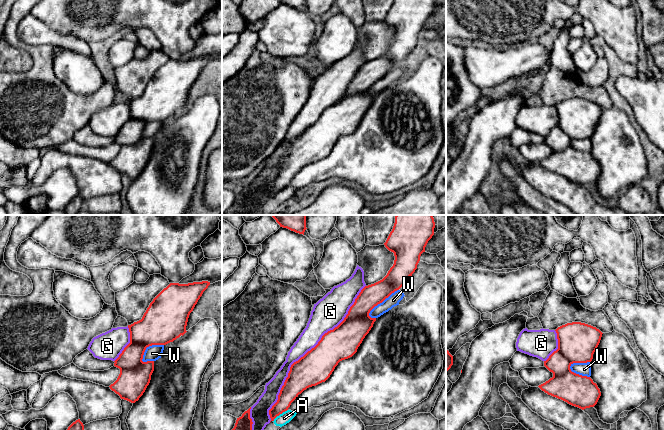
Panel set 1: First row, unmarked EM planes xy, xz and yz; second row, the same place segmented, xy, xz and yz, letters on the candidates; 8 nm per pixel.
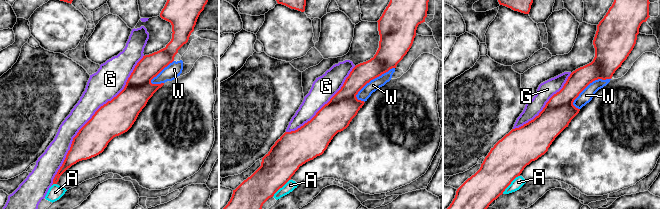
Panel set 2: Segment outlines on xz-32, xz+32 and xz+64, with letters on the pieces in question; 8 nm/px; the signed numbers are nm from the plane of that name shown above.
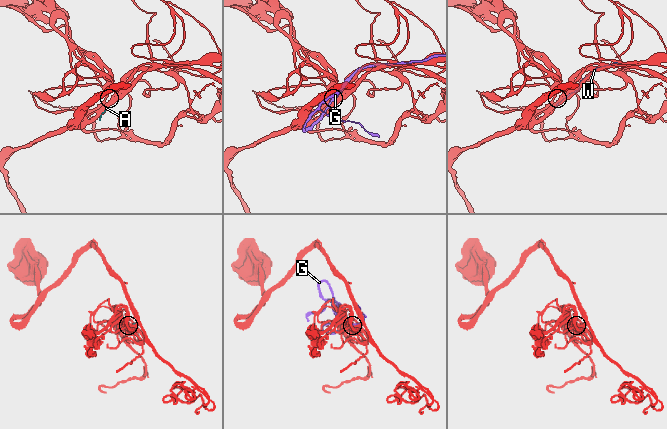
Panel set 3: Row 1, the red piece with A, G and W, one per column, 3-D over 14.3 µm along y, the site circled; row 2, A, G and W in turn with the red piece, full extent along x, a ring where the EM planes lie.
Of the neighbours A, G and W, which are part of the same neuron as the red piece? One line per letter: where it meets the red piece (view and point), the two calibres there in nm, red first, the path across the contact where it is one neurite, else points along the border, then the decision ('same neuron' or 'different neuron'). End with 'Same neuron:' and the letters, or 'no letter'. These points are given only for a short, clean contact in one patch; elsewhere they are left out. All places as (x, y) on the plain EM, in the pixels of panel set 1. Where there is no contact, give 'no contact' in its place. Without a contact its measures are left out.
A: contact xz (279, 190); calibres 150 and 90 nm; different neuron
G: contact xz (308, 127); calibres 260 and 180 nm; same neuron
W: contact yz (577, 150); calibres 300 and 110 nm; different neuron
Same neuron: G

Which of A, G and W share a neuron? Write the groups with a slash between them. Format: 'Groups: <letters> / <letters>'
Groups: A W / G

